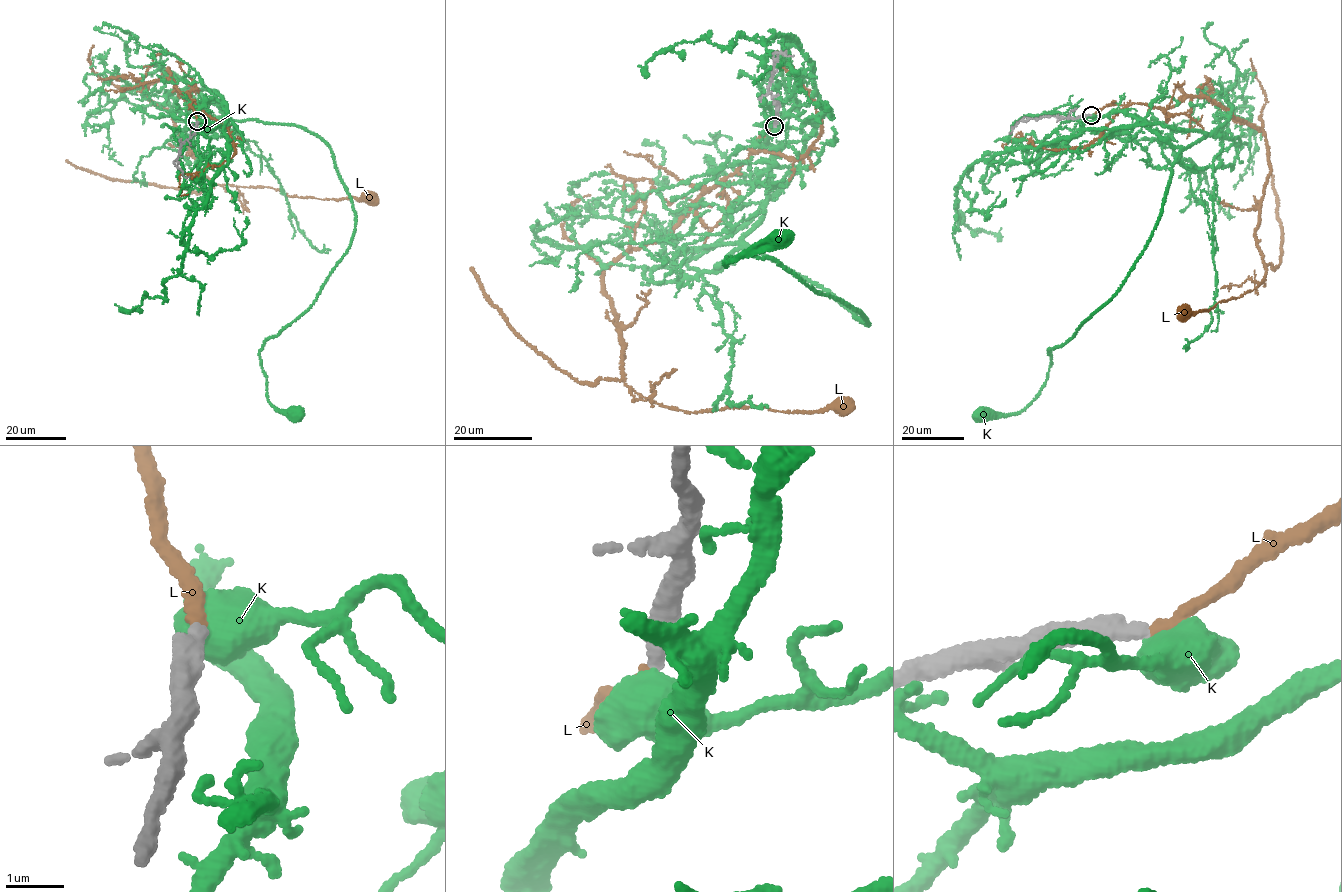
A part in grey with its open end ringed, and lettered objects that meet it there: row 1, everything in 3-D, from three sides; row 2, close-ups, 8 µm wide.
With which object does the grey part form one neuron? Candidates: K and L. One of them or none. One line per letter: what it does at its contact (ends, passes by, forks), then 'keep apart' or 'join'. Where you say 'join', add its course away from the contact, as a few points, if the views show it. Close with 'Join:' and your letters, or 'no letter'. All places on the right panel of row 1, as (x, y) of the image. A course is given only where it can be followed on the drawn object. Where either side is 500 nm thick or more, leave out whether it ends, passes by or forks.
K: keep apart
L: it ends; join; course (1091, 115), (1203, 96), (1261, 129), (1270, 169), (1255, 232), (1262, 280), (1208, 311), (1182, 311)
Join: L

